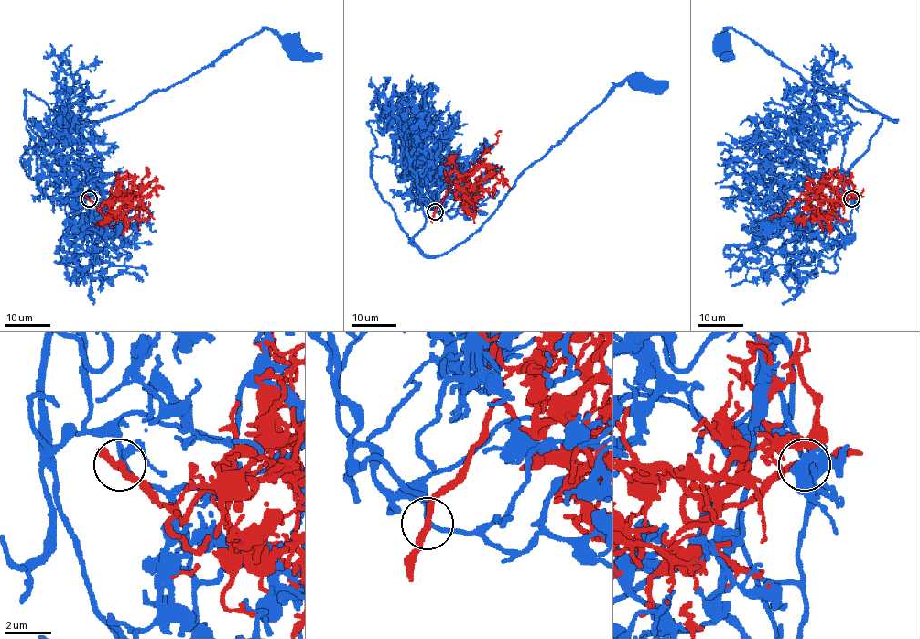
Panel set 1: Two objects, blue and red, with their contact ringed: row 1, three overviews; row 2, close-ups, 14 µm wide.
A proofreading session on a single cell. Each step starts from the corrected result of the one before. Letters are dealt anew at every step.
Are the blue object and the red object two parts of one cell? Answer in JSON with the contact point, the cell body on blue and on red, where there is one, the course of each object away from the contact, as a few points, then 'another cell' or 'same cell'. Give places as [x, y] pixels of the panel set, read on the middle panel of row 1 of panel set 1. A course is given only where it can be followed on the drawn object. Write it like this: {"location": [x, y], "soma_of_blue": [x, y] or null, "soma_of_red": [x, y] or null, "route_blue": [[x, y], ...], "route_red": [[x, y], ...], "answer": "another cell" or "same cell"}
{"location": [435, 211], "soma_of_blue": [638, 81], "soma_of_red": null, "route_blue": [[435, 211], [423, 196], [425, 225], [408, 242], [427, 255], [465, 242], [520, 176], [624, 81], [638, 81]], "route_red": [[435, 211], [449, 188], [458, 192], [466, 184], [470, 169], [497, 140], [496, 134], [501, 131]], "answer": "another cell"}

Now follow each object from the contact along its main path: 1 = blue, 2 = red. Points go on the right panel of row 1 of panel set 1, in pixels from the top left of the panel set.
1: (852, 199), (836, 195), (845, 172), (882, 119), (896, 119), (816, 86), (732, 28), (720, 47)
2: (852, 199), (830, 210), (828, 208), (833, 204), (825, 200), (793, 200), (781, 215), (773, 215), (772, 219)

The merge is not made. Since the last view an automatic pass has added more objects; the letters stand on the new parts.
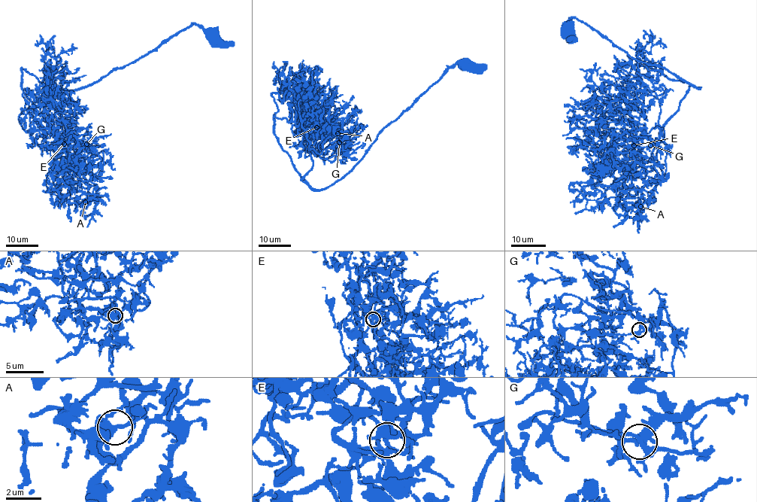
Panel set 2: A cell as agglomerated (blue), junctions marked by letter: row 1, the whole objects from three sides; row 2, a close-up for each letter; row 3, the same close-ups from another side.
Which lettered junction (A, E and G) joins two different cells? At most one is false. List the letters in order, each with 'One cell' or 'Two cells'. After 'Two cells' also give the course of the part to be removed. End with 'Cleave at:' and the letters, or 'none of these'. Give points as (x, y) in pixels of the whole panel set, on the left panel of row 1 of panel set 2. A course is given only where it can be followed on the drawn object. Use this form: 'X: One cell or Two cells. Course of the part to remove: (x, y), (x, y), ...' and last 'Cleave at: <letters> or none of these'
A: One cell
E: One cell
G: One cell
Cleave at: none of these

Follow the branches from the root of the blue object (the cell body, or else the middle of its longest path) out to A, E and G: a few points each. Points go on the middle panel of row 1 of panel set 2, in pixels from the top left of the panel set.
A: (464, 64), (391, 121), (347, 173), (313, 190), (301, 180), (313, 168), (309, 150), (321, 153), (337, 133)
E: (464, 64), (452, 65), (383, 129), (347, 173), (322, 190), (301, 180), (313, 168), (307, 136), (316, 127)
G: (464, 64), (391, 121), (347, 173), (313, 190), (301, 180), (313, 168), (309, 148), (339, 142)

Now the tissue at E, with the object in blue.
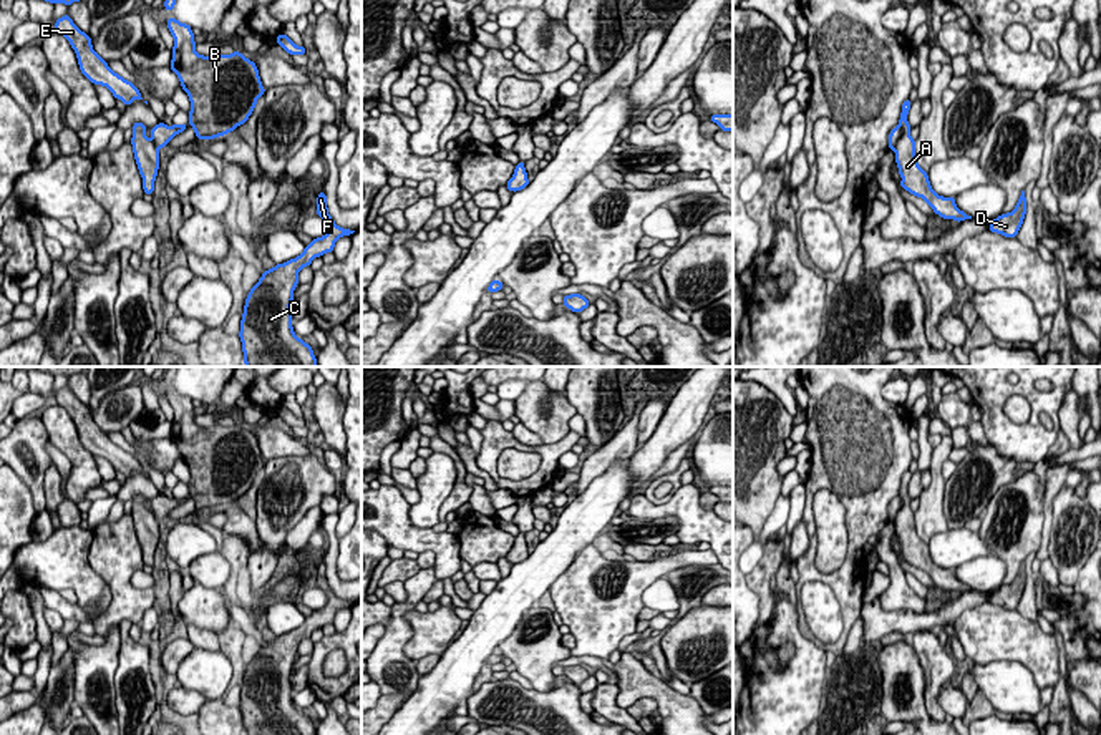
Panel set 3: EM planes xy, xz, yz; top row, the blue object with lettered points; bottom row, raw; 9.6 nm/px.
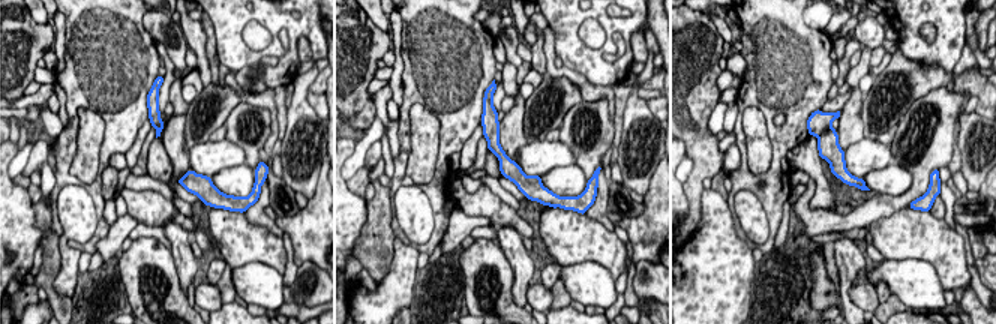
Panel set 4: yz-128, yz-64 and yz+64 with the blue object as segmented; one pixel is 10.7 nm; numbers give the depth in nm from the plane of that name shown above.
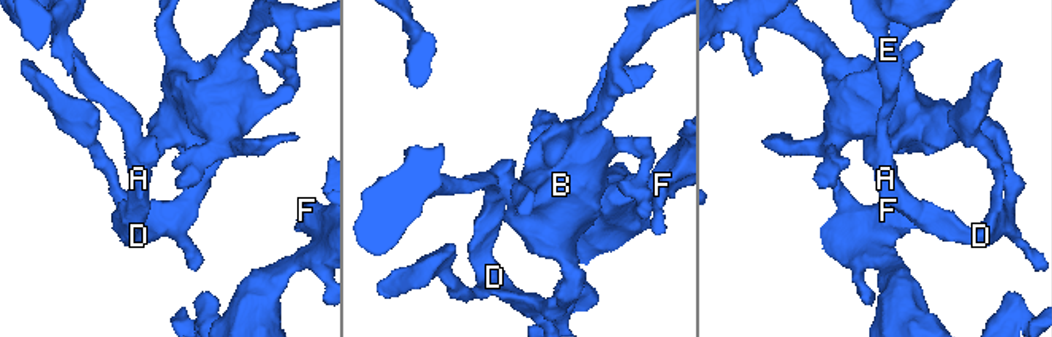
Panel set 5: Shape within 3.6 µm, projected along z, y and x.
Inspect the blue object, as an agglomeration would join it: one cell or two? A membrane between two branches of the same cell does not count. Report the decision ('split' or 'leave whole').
leave whole

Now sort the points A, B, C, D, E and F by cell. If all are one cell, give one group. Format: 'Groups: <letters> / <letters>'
Groups: A B C D E F

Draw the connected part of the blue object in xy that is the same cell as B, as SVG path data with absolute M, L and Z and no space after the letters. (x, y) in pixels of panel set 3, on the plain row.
M169 388L167 400L174 410L171 441L177 446L191 473L189 494L151 499L151 511L144 506L146 496L133 496L133 524L143 549L144 566L154 564L159 541L159 521L191 496L196 509L214 511L229 506L244 496L254 484L257 471L264 468L257 436L240 423L204 428L196 423L192 400Z

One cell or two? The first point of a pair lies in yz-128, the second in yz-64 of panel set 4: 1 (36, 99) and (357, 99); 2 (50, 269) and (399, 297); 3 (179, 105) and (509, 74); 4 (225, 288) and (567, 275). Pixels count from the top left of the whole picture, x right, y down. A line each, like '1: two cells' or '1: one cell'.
1: two cells
2: two cells
3: one cell
4: two cells

